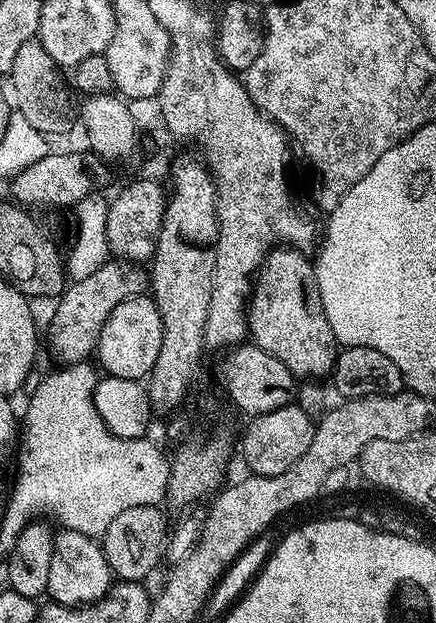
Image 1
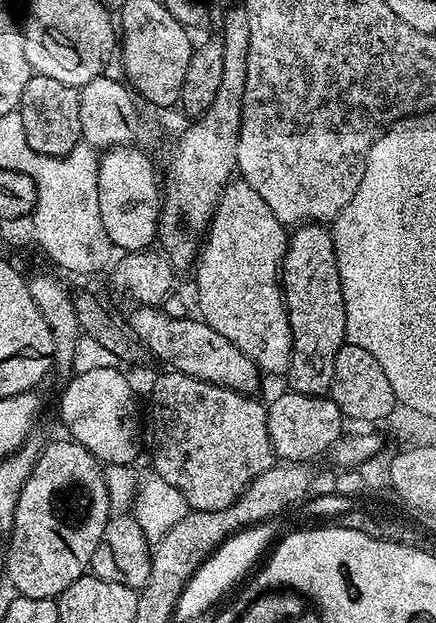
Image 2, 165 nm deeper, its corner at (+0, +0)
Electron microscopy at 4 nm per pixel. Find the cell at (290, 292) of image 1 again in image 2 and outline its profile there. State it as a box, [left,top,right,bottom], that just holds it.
[194,178,292,373]

